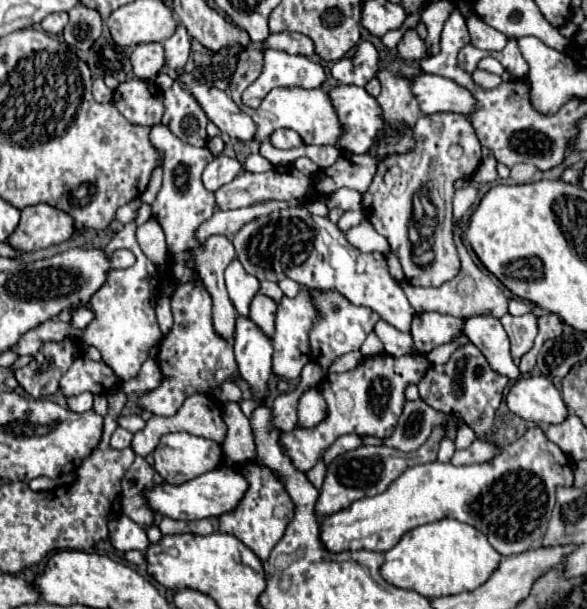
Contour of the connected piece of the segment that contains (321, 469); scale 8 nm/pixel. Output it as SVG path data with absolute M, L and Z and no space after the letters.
M319 460L319 462L315 464L315 468L307 472L307 478L309 478L317 488L321 488L321 484L323 484L323 480L325 480L325 464Z

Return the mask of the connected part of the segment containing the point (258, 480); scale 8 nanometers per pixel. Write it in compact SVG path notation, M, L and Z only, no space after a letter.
M243 462L241 466L237 466L237 470L241 470L241 474L247 476L251 486L235 512L219 516L219 530L239 538L261 560L267 560L269 552L275 548L275 544L285 534L285 528L293 520L293 502L283 490L283 484L275 476L275 472L271 472L269 468L263 468L257 462Z

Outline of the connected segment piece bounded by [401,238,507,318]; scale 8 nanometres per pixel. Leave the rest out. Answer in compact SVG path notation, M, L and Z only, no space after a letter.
M455 238L455 244L459 250L459 258L461 258L461 272L453 280L445 282L439 288L417 288L417 286L411 286L409 282L401 282L415 312L429 312L431 310L431 312L451 314L451 316L459 316L459 318L481 316L481 312L489 312L489 316L497 316L497 318L505 316L507 314L507 296L501 292L499 286L493 284L489 274L477 270L477 266L473 264L471 256L467 254L467 250L459 238Z

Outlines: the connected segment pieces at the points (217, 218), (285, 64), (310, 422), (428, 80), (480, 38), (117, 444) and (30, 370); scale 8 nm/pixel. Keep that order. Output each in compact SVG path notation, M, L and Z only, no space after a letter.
M291 200L291 202L263 202L263 204L253 204L249 208L237 208L237 210L217 210L205 224L201 224L195 232L195 238L199 242L205 242L209 236L215 236L215 234L221 234L221 236L235 236L237 230L259 218L259 216L265 216L265 214L271 214L275 210L281 210L281 208L289 208L289 206L295 206L299 204L297 200Z
M265 50L261 76L243 92L243 104L257 108L273 88L321 88L327 74L319 62L307 56L291 56L279 50Z
M307 390L299 400L299 428L315 428L327 416L327 404L319 390Z
M421 74L419 78L411 78L411 84L423 114L457 112L463 116L471 116L477 110L477 100L473 92L449 78Z
M473 12L473 16L465 16L465 22L467 22L469 34L471 34L471 44L475 48L481 48L481 50L501 50L501 48L505 48L507 36L501 34L499 30L491 28L491 26L487 26L475 12Z
M119 426L115 430L115 434L111 436L111 446L113 448L127 448L131 444L131 440L133 440L133 434L129 430L125 430L125 428Z
M79 340L49 342L35 354L29 366L15 370L15 378L33 398L47 398L59 390L59 378L77 356L81 356Z

